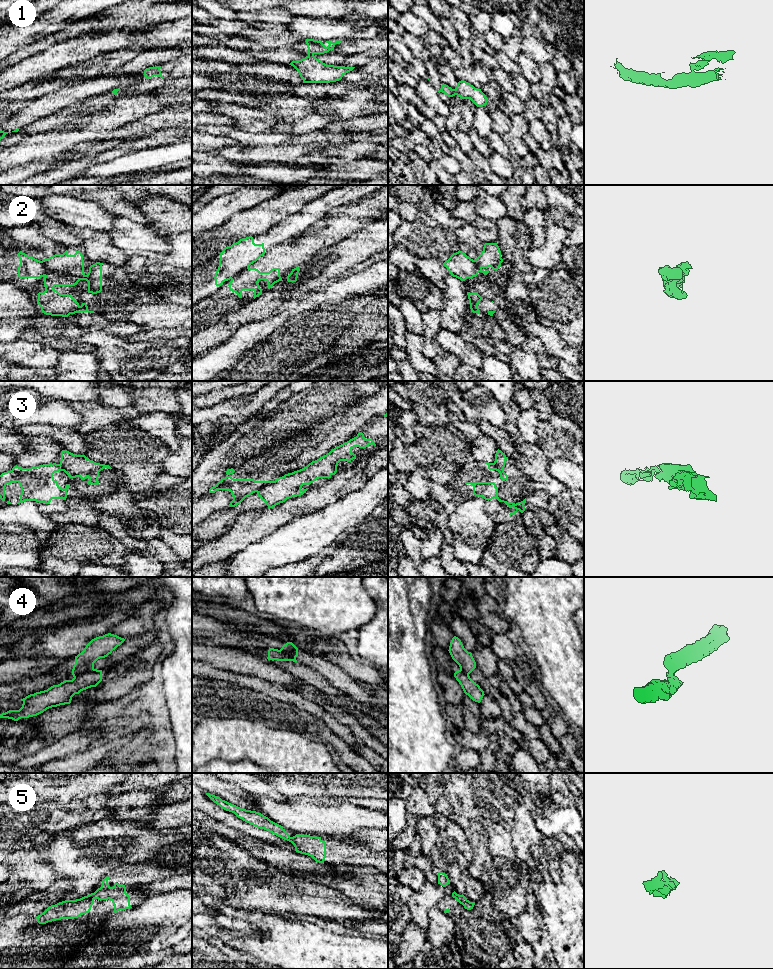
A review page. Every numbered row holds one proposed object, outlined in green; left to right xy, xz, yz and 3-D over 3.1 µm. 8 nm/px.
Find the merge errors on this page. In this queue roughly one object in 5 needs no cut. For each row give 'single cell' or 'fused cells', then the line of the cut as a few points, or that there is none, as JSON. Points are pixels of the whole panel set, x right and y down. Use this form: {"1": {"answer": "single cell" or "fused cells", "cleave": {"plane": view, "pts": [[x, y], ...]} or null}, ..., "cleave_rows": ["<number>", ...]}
{"1": {"answer": "fused cells", "cleave": {"plane": "xz", "pts": [[313, 54], [308, 56]]}}, "2": {"answer": "fused cells", "cleave": {"plane": "xz", "pts": [[248, 267], [239, 271], [231, 279]]}}, "3": {"answer": "fused cells", "cleave": {"plane": "xz", "pts": [[273, 481], [264, 485], [257, 492]]}}, "4": {"answer": "fused cells", "cleave": {"plane": "xy", "pts": [[93, 668], [74, 677]]}}, "5": {"answer": "single cell", "cleave": null}, "cleave_rows": ["1", "2", "3", "4"]}

